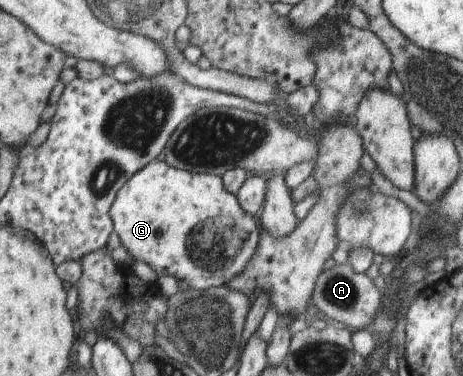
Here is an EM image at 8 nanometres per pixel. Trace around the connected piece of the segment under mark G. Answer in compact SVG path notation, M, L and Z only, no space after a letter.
M163 157L154 160L150 165L140 170L116 195L114 205L110 207L110 217L114 221L114 232L119 238L120 245L130 254L133 262L147 263L156 273L161 275L171 275L184 288L192 290L207 290L218 286L229 285L238 275L243 274L248 267L250 260L254 257L259 243L261 242L260 222L254 215L248 213L239 202L236 194L230 193L225 186L224 179L214 174L201 174L182 168L171 166Z

